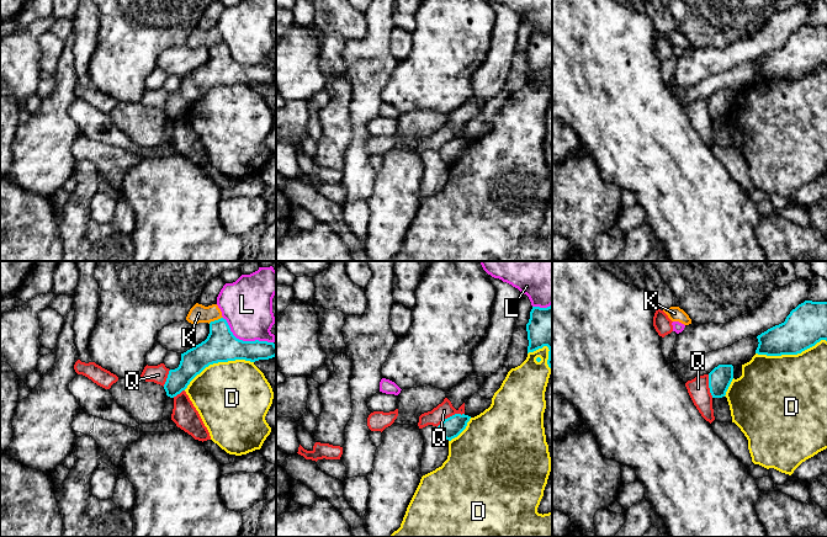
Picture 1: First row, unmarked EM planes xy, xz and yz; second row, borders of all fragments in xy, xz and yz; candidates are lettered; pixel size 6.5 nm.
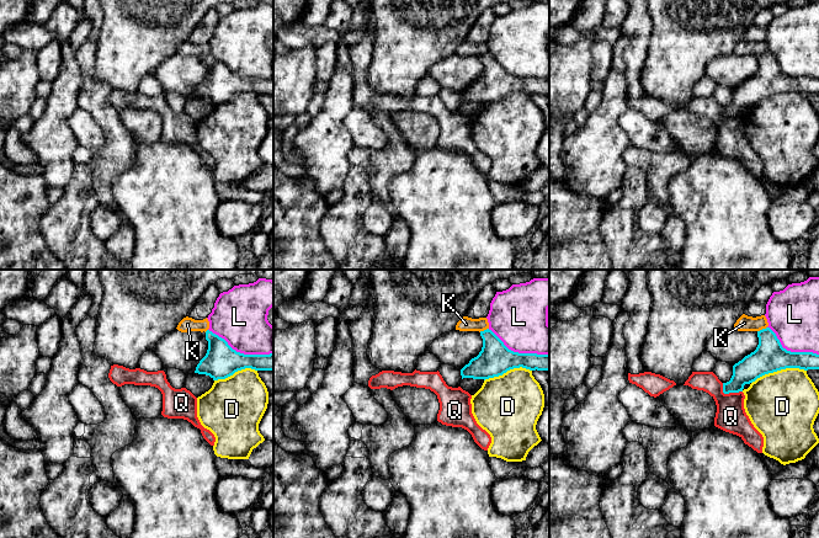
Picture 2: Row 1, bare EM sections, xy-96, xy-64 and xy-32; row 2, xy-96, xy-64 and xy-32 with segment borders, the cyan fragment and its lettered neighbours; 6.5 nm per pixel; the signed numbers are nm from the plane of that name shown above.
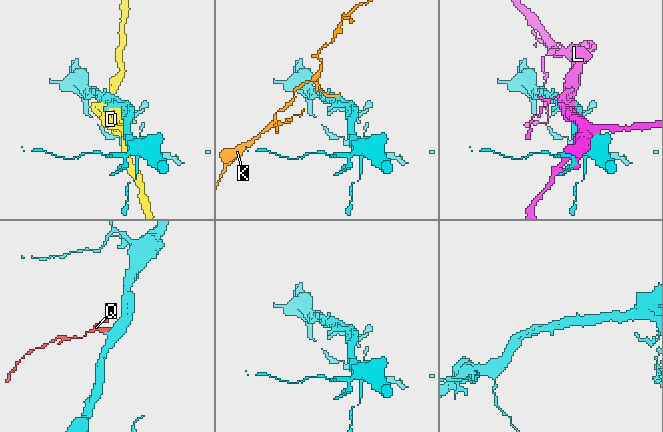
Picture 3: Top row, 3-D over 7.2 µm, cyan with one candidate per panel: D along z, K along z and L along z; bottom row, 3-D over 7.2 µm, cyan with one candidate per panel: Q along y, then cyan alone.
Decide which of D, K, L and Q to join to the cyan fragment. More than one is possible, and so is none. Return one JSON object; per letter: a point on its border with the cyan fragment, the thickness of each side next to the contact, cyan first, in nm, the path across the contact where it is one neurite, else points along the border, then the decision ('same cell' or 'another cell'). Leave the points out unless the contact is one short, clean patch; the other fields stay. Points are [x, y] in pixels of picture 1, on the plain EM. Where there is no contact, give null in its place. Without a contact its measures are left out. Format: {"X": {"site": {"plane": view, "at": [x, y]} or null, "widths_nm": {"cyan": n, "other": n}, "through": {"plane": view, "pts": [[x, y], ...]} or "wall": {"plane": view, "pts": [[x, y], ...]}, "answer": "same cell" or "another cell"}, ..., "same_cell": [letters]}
{"D": {"site": {"plane": "xy", "at": [217, 86]}, "widths_nm": {"cyan": 220, "other": 480}, "answer": "another cell"}, "K": {"site": {"plane": "xy", "at": [215, 44]}, "widths_nm": {"cyan": 220, "other": 120}, "wall": {"plane": "xy", "pts": [[222, 41], [208, 47]]}, "answer": "another cell"}, "L": {"site": {"plane": "xy", "at": [244, 65]}, "widths_nm": {"cyan": 220, "other": 340}, "answer": "another cell"}, "Q": {"site": {"plane": "xz", "at": [450, 141]}, "widths_nm": {"cyan": 140, "other": 110}, "wall": {"plane": "xz", "pts": [[464, 137], [450, 139], [436, 150]]}, "answer": "another cell"}, "same_cell": []}

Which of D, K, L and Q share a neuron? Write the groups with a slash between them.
D / K / L / Q

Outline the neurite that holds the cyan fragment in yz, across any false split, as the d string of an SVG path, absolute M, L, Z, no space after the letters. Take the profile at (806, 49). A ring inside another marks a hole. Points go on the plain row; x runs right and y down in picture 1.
M805 25L790 36L785 46L757 60L756 78L767 80L797 79L815 70L821 64L827 65L827 26Z

